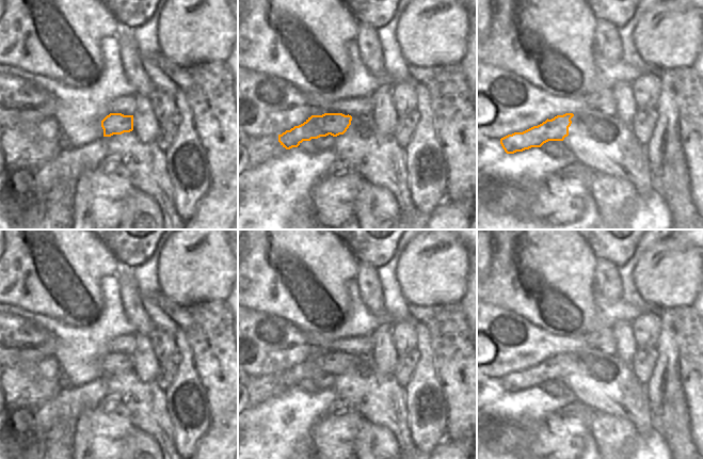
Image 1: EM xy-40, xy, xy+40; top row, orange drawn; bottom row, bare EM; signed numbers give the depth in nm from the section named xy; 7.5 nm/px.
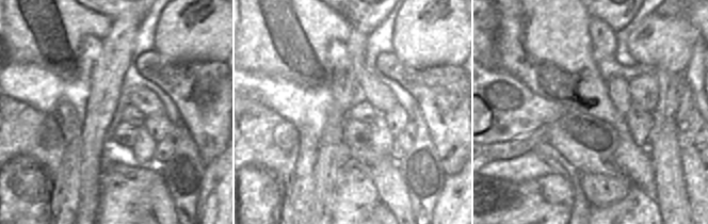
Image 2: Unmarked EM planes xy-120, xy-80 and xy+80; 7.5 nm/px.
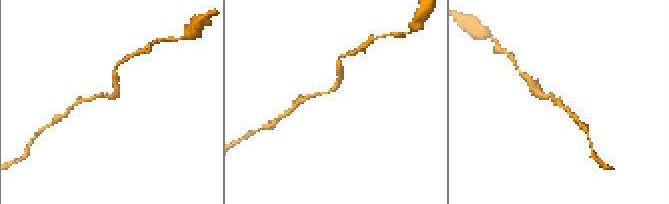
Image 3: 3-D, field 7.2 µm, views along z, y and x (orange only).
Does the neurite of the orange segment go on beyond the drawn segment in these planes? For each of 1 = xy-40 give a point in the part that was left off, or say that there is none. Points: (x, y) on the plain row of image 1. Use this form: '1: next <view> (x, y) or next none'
1: next none

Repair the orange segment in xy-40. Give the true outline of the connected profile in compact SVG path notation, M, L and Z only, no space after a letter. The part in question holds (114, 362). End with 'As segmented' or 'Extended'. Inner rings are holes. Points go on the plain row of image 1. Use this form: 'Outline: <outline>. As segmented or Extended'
Outline: M110 352L101 360L103 376L122 374L133 369L133 354Z. As segmented.

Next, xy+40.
Outline: M573 352L557 354L533 365L523 371L514 371L500 378L500 383L507 393L523 391L531 386L541 386L548 380L563 380L569 375Z. As segmented.

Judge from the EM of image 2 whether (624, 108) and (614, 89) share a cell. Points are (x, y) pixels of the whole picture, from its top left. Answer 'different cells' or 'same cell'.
same cell

